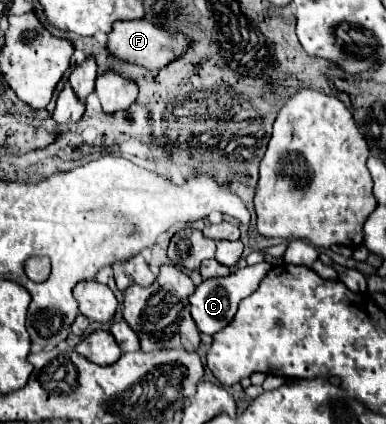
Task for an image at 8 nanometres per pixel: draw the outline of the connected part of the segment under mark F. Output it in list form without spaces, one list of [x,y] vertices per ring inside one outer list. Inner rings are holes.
[[[138,19],[138,21],[118,21],[118,25],[114,25],[112,33],[108,35],[108,51],[116,57],[120,57],[122,61],[128,63],[136,63],[142,65],[146,69],[162,69],[168,63],[180,59],[186,49],[190,47],[190,39],[182,33],[168,33],[162,27],[152,25],[146,19]]]

